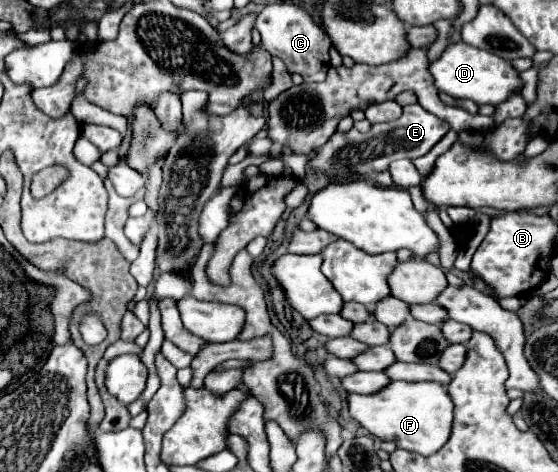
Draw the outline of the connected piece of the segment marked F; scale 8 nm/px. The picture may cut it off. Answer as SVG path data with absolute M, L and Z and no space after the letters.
M393 381L373 395L347 395L349 415L381 441L393 441L397 447L417 451L421 455L437 453L449 439L453 421L453 401L449 393L435 381Z

